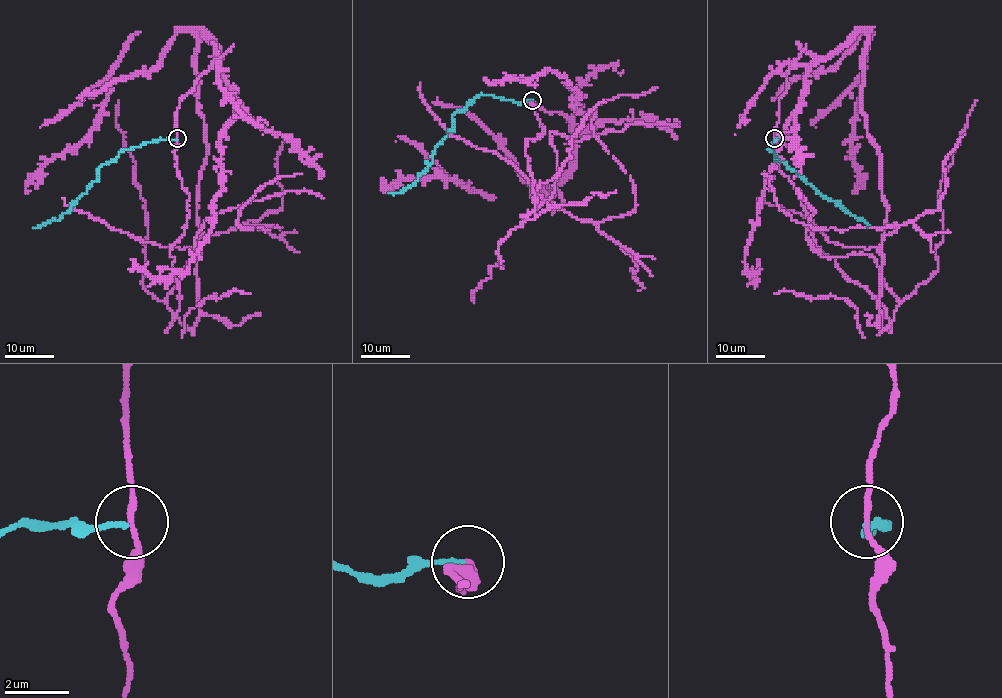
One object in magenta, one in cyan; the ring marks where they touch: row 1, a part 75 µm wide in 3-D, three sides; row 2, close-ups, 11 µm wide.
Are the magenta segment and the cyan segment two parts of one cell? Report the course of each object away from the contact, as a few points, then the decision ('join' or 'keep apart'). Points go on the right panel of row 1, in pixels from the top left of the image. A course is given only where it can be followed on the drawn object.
magenta via (775, 139), (787, 73), (863, 27), (884, 328), (899, 300), (877, 262), (813, 249), (802, 199) | cyan via (775, 139), (769, 148), (777, 159), (794, 169), (822, 196), (836, 201), (862, 219), (868, 228) | keep apart

